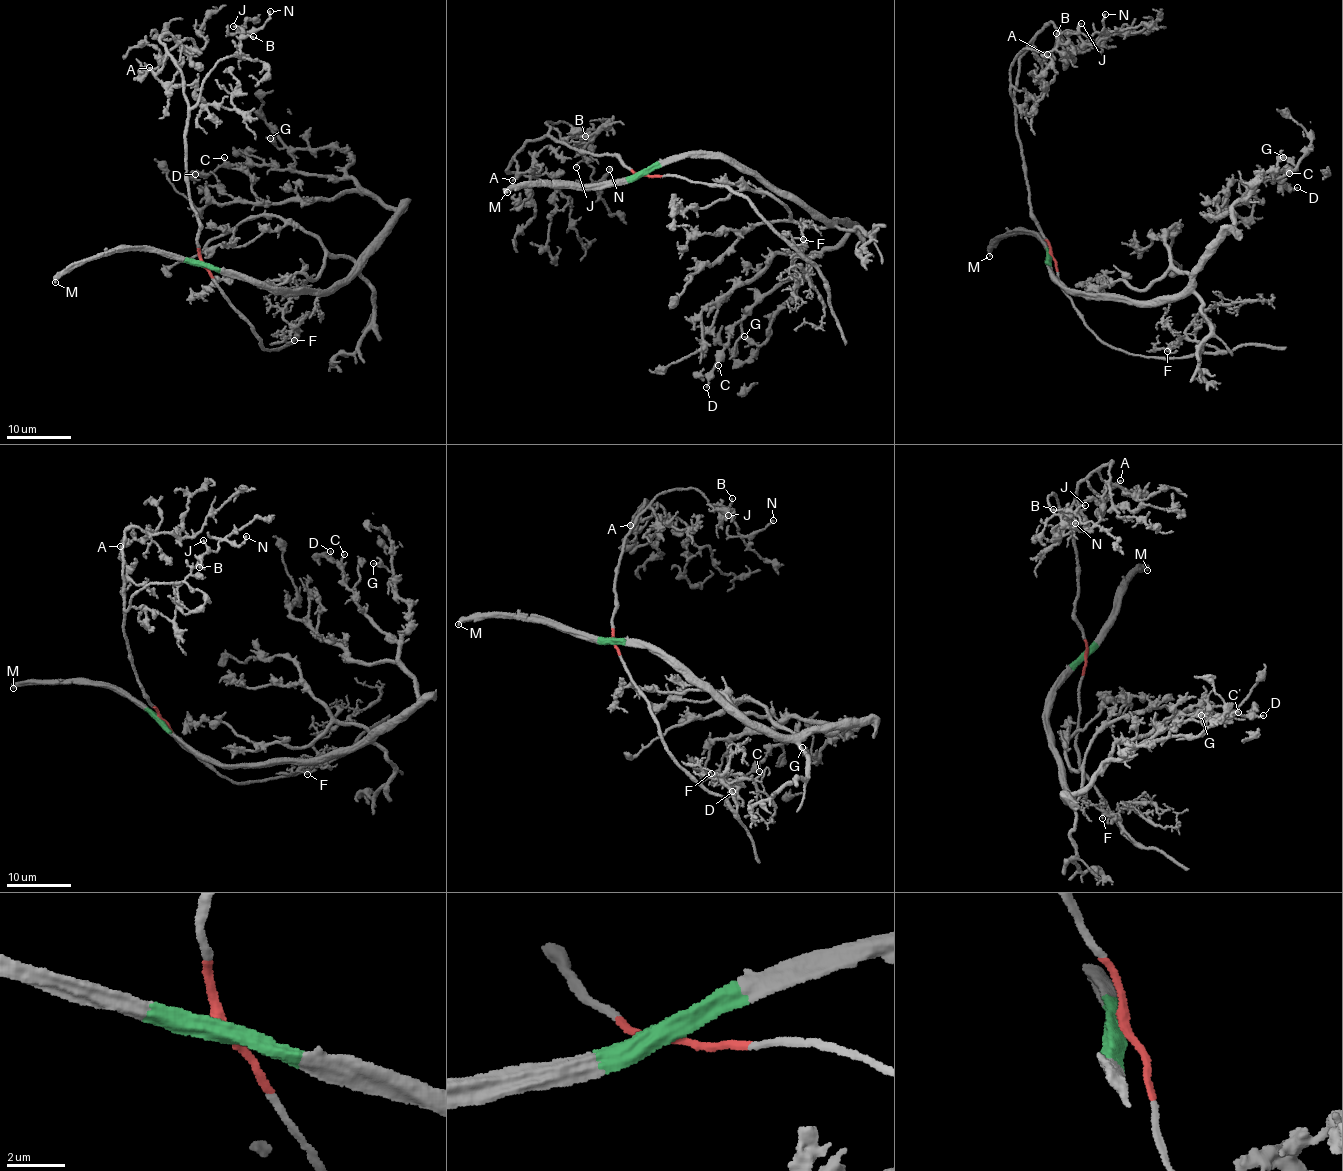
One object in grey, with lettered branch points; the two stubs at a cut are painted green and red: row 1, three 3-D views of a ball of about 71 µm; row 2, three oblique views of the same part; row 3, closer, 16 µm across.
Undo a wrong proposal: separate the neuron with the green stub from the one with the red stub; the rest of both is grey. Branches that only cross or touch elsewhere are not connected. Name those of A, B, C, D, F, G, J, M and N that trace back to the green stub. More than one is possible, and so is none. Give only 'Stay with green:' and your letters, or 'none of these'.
Stay with green: C, D, G, M

